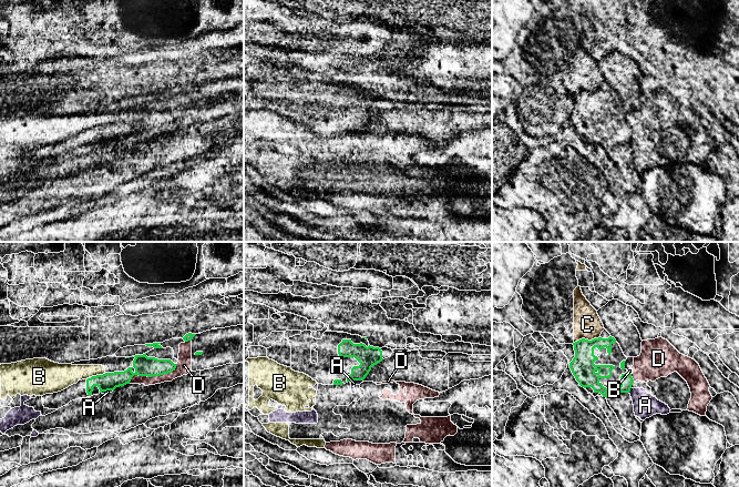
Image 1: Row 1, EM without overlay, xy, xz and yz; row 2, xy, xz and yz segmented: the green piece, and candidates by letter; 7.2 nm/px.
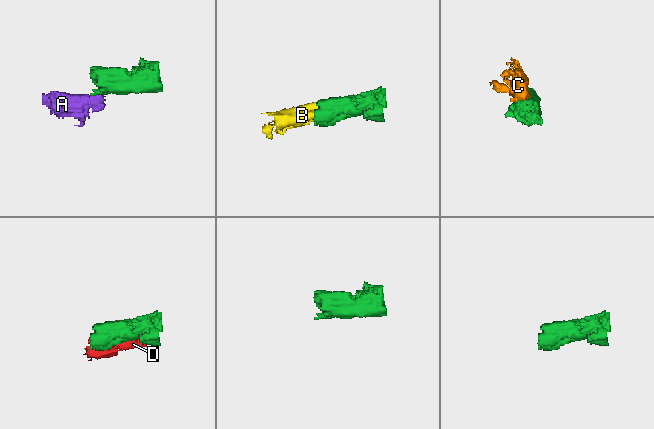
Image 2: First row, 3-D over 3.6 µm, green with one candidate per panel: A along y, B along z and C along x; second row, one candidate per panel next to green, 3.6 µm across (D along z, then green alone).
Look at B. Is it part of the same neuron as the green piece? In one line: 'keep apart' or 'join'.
keep apart

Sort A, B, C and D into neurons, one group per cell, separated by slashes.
A B D / C

